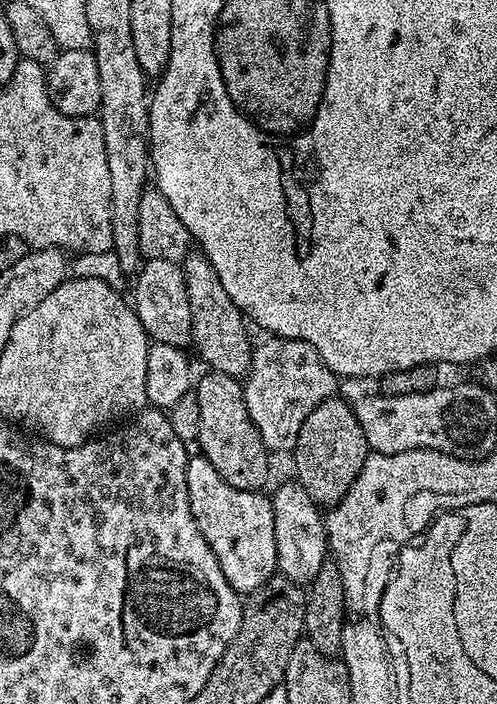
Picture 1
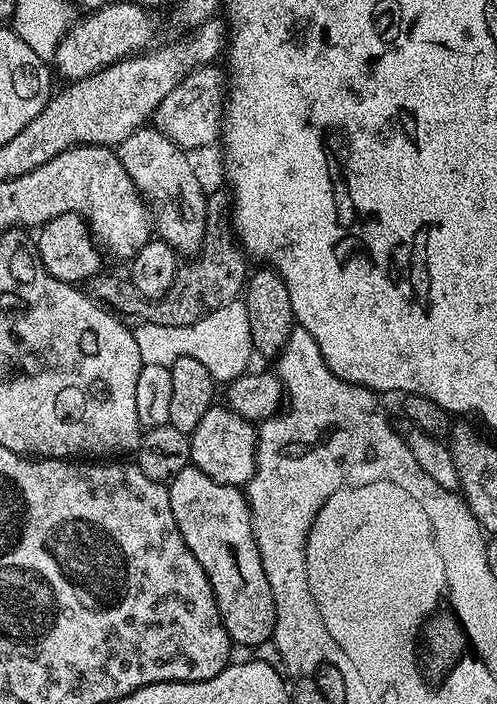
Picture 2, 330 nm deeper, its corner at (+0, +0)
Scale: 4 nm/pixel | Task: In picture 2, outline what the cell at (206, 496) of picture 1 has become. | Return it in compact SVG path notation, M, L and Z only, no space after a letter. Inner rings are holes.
M194 466L173 476L167 489L174 522L178 522L178 530L186 546L190 546L190 554L194 554L198 566L206 570L229 640L233 645L245 644L248 648L256 648L267 640L269 643L276 634L276 596L270 594L270 582L266 582L266 570L262 570L247 495L237 485L216 482Z

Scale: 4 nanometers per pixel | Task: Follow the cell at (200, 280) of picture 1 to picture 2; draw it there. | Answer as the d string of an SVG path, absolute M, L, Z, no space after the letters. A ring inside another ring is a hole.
M145 126L134 130L122 143L115 145L116 157L122 162L126 174L134 182L134 186L140 191L140 195L154 209L154 228L159 239L167 242L181 257L188 258L200 251L202 238L206 230L206 206L208 196L200 185L200 176L192 165L192 160L185 149L180 148L173 140L163 136L155 126Z

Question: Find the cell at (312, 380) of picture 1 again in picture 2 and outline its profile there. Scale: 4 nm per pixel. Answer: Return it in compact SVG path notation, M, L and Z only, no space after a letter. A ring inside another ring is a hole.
M214 406L202 414L202 422L190 434L192 441L192 464L216 482L247 485L256 469L256 438L258 428L245 416L239 416L227 406Z

